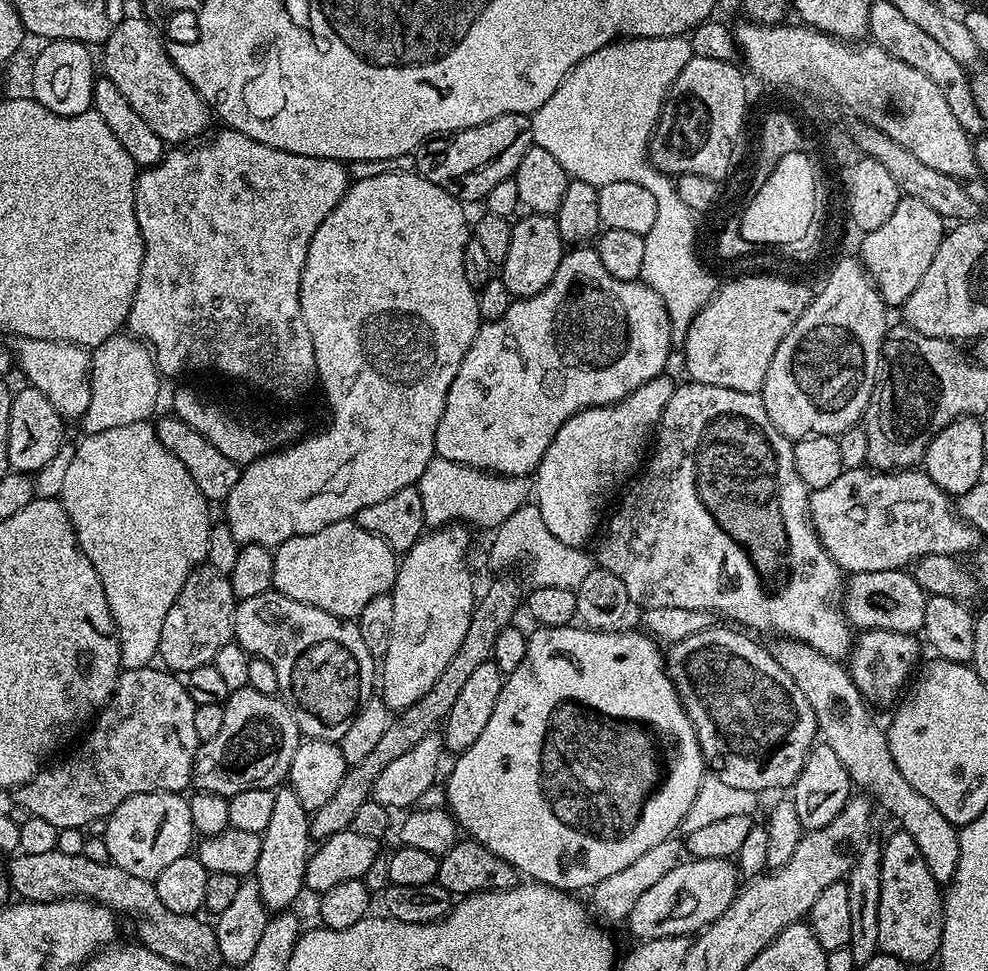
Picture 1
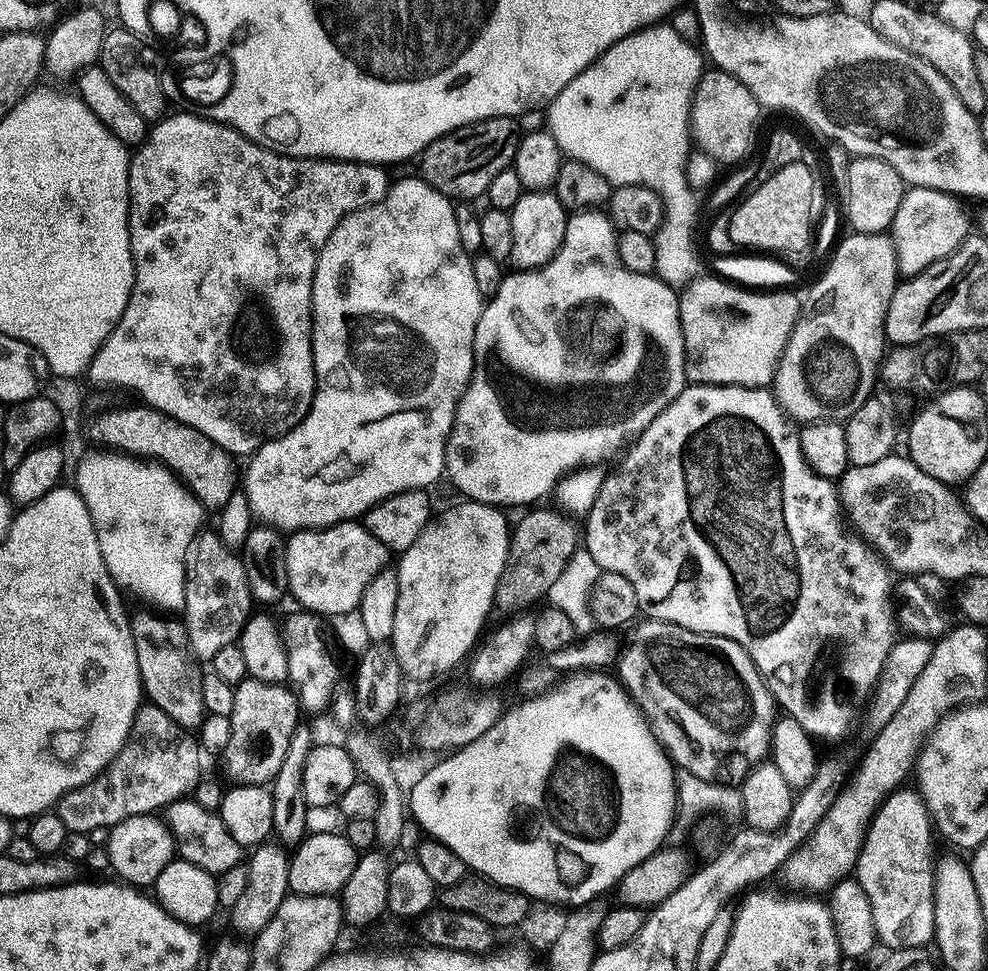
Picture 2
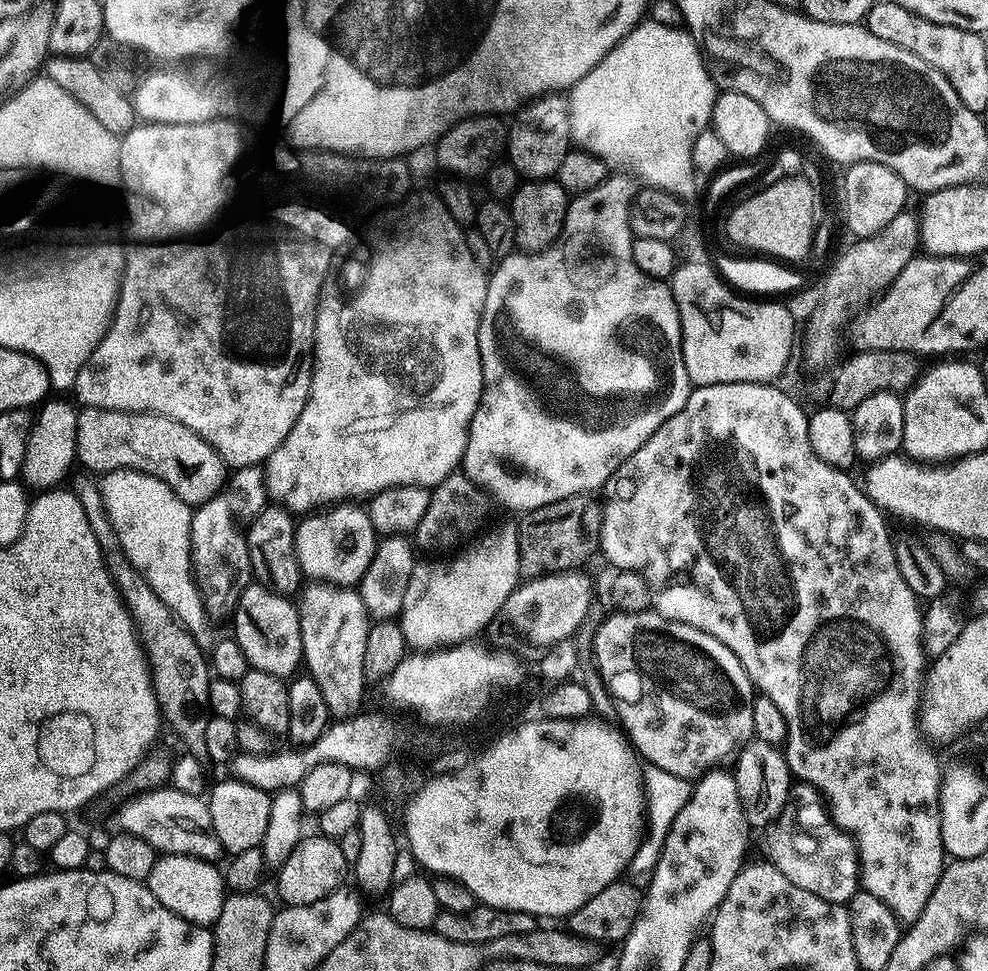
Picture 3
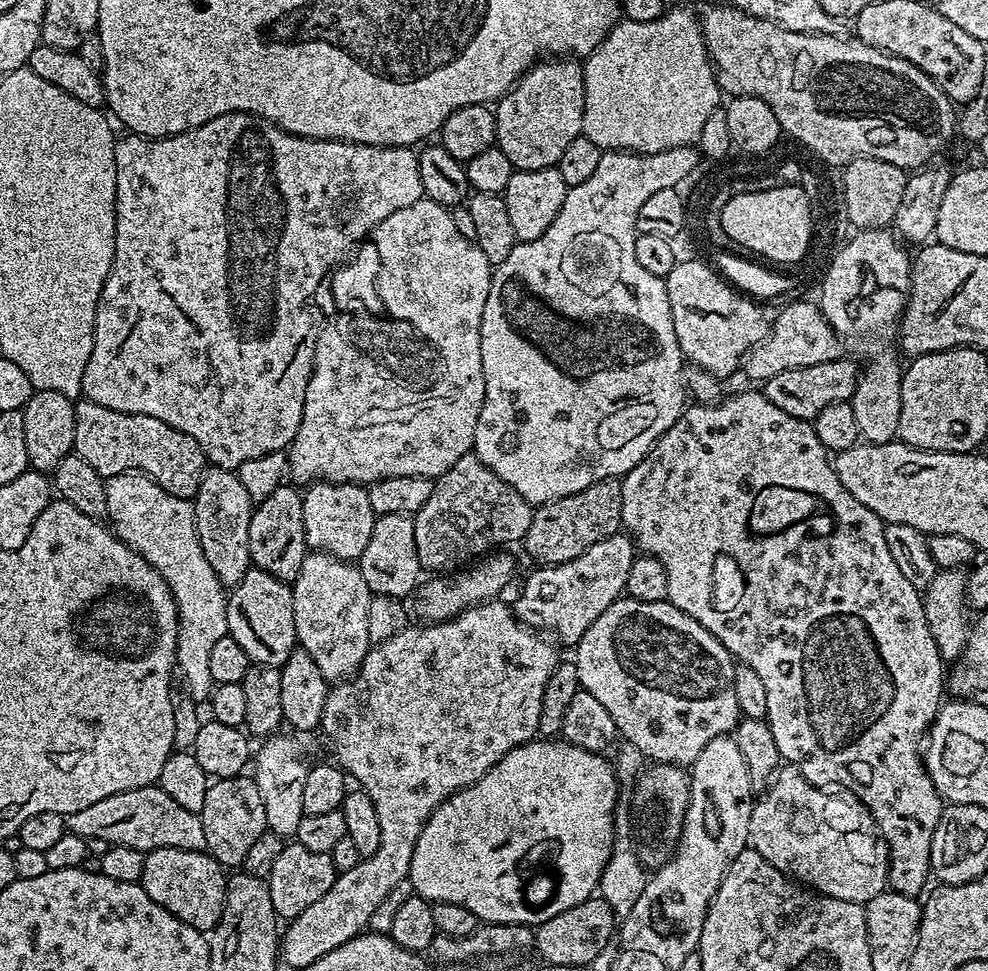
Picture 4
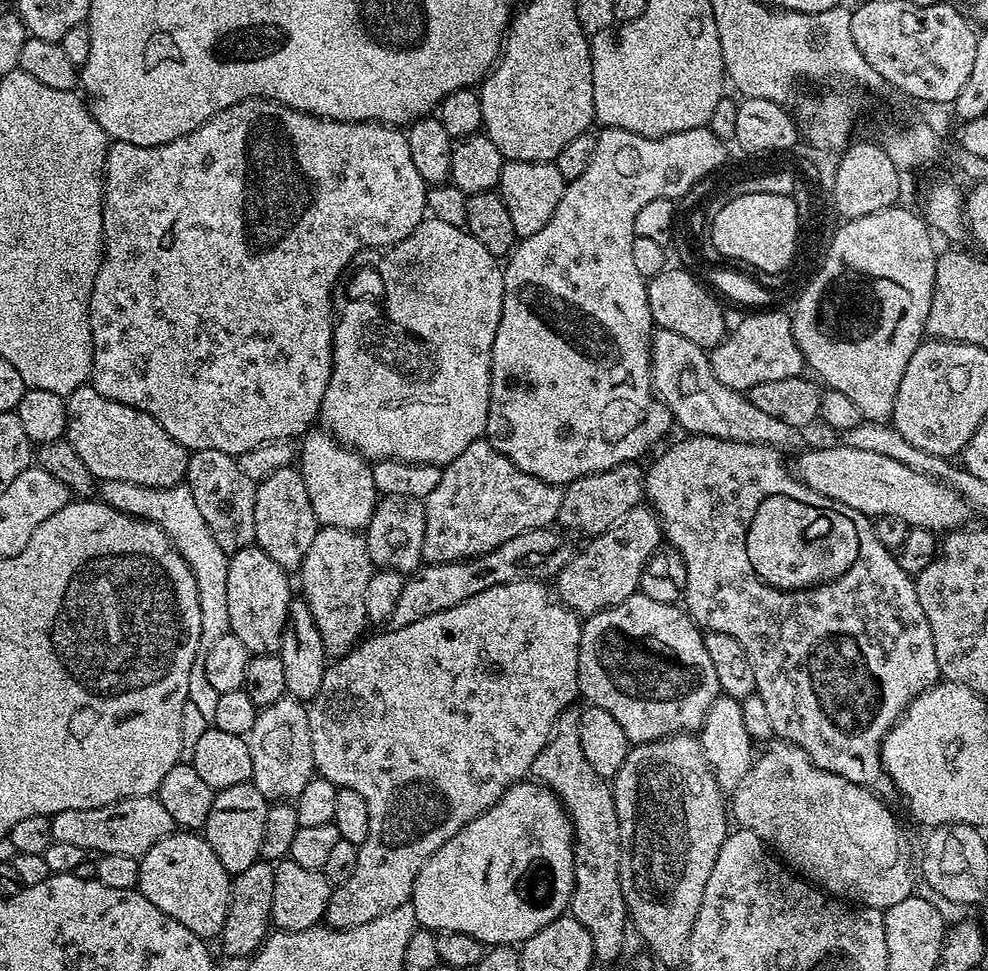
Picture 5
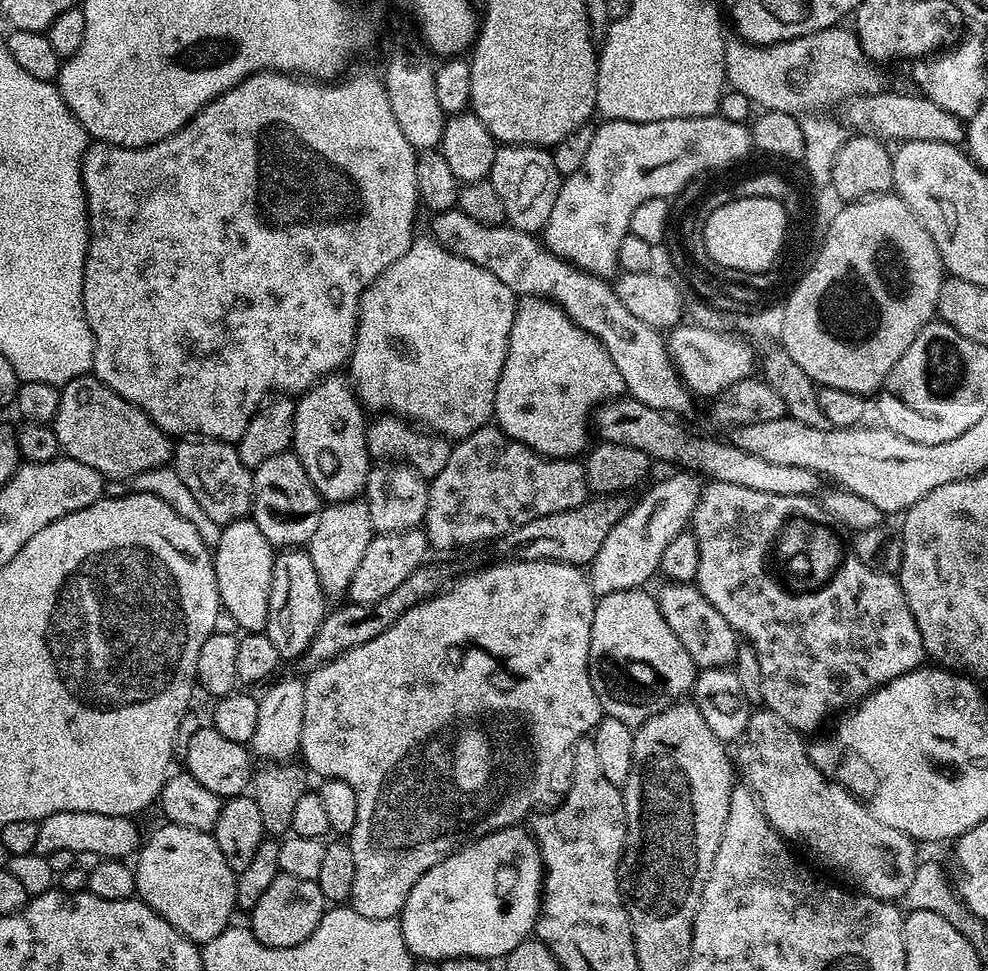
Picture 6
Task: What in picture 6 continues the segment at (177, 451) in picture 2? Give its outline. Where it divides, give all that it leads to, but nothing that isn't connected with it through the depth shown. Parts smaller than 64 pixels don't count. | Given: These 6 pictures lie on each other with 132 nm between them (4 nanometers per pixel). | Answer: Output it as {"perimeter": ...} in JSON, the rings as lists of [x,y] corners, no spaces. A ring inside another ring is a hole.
{"perimeter":[[[95,375],[74,378],[60,388],[58,414],[51,425],[67,459],[77,460],[98,470],[112,482],[127,482],[146,470],[165,467],[173,459],[174,444],[151,416],[126,402]]]}

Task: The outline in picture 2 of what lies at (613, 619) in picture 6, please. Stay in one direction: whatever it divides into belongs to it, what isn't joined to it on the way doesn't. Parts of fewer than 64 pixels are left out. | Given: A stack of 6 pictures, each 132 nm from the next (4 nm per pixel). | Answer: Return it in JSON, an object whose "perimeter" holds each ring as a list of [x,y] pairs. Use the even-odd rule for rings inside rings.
{"perimeter":[[[644,618],[640,621],[642,622],[637,628],[636,633],[633,634],[632,641],[629,644],[627,641],[626,647],[619,655],[619,679],[634,697],[636,703],[640,705],[644,715],[648,717],[656,735],[660,738],[660,743],[664,746],[665,752],[672,757],[672,763],[677,769],[694,774],[703,780],[712,780],[716,784],[739,785],[757,764],[765,763],[772,746],[772,728],[778,719],[776,699],[772,697],[768,683],[760,675],[760,671],[756,668],[756,663],[752,661],[750,654],[746,654],[746,650],[742,650],[742,646],[738,646],[738,642],[734,642],[730,638],[686,630],[677,624],[667,624],[665,620],[649,620]]]}

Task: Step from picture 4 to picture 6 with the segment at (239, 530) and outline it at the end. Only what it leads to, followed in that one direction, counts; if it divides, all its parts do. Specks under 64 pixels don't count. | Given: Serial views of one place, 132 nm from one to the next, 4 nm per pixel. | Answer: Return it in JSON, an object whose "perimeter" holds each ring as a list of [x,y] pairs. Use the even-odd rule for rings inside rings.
{"perimeter":[[[184,438],[175,445],[174,467],[178,478],[186,482],[190,494],[202,505],[202,510],[221,526],[243,520],[252,510],[252,473],[238,458],[235,443],[207,438]]]}

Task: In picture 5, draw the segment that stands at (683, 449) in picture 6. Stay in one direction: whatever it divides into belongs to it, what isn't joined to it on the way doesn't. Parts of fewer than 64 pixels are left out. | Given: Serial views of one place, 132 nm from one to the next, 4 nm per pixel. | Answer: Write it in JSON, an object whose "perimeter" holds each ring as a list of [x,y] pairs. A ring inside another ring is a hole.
{"perimeter":[[[836,442],[833,448],[812,448],[802,453],[796,460],[796,468],[794,464],[794,475],[810,490],[834,498],[869,518],[902,518],[913,528],[929,528],[937,534],[947,534],[969,523],[970,505],[950,486],[918,474],[918,470],[910,470],[910,466],[902,466],[894,458],[858,450],[843,442]]]}

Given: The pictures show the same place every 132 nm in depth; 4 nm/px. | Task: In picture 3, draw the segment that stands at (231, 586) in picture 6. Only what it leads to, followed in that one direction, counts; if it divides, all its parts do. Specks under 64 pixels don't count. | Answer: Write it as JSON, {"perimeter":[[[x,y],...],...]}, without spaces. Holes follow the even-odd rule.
{"perimeter":[[[253,582],[242,594],[234,613],[234,639],[238,646],[242,646],[242,654],[246,654],[249,665],[255,671],[274,674],[281,678],[291,677],[297,671],[295,668],[301,667],[304,658],[300,610],[293,601],[291,604],[288,600],[291,599],[287,595],[272,592],[269,588]]]}

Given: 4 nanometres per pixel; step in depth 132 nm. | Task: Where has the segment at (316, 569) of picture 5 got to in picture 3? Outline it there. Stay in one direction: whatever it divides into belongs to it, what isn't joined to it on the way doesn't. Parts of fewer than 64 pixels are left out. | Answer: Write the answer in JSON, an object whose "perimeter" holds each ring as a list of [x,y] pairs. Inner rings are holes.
{"perimeter":[[[308,587],[303,589],[299,597],[301,600],[298,600],[303,663],[306,665],[307,675],[311,676],[314,682],[318,682],[322,698],[326,698],[329,717],[333,721],[345,721],[361,711],[360,703],[364,700],[364,655],[370,617],[359,591],[351,587]]]}

